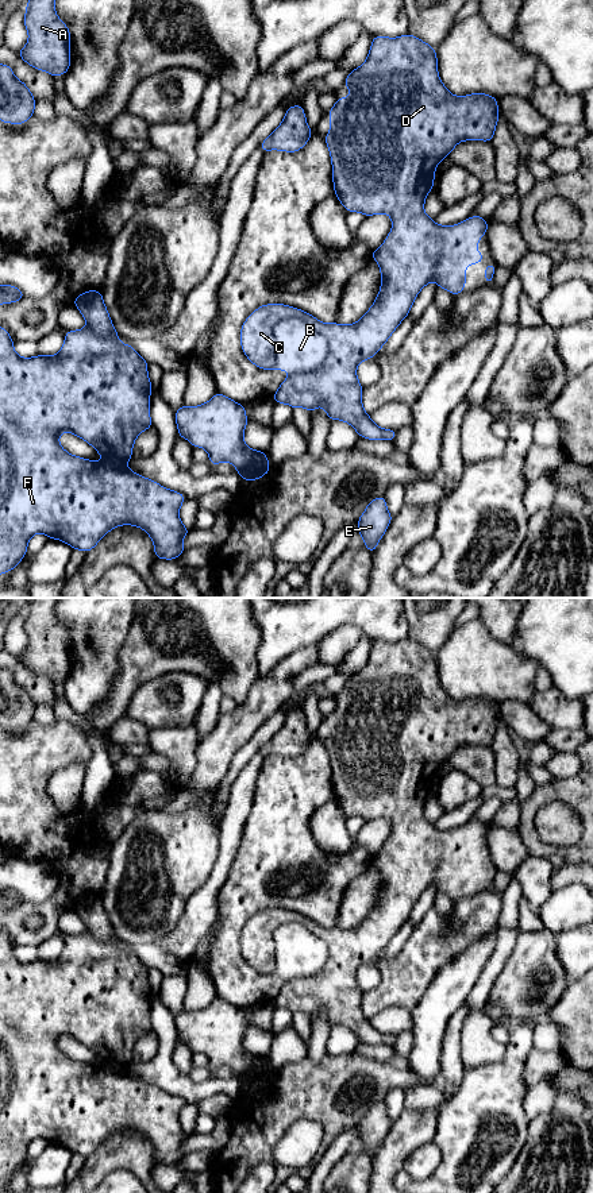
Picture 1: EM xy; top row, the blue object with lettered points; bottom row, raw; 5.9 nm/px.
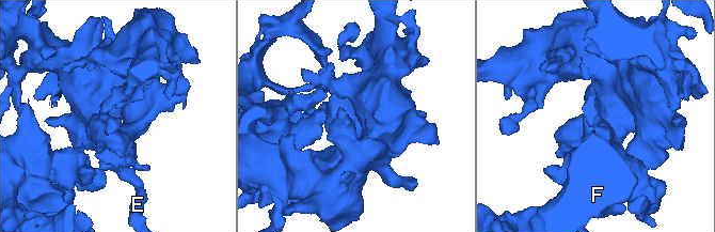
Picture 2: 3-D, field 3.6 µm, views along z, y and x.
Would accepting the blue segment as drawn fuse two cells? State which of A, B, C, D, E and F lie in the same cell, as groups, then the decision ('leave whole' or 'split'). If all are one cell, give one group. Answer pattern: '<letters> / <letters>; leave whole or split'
A C D E F / B; split

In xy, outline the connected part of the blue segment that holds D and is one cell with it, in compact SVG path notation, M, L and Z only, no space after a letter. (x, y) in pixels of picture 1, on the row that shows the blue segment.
M404 34L398 38L373 36L366 61L347 76L343 86L351 90L350 97L336 99L328 111L330 134L324 136L332 163L332 182L336 198L347 212L359 212L365 216L386 213L392 219L392 231L382 246L373 250L370 256L377 260L381 270L381 289L374 304L357 323L342 325L338 323L324 324L299 308L284 304L266 304L257 308L242 324L240 347L247 359L262 370L272 370L276 363L274 328L285 317L303 318L328 341L330 350L324 363L311 371L290 374L274 393L276 404L286 404L305 408L312 413L323 406L328 418L342 420L350 424L357 433L367 440L393 441L394 429L382 429L376 425L362 406L362 385L357 378L357 366L362 360L374 358L400 323L409 314L415 298L420 290L435 281L442 287L457 296L463 293L466 285L466 266L478 265L485 256L478 254L478 240L486 235L488 223L481 216L471 216L457 225L439 225L424 212L424 201L432 190L435 170L454 147L463 140L492 142L498 121L497 99L485 93L454 96L443 85L438 74L436 51L421 39Z

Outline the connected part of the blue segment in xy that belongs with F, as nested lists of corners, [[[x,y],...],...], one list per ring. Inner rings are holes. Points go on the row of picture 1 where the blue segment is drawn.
[[[100,290],[85,292],[73,304],[86,320],[86,327],[66,331],[65,343],[55,355],[19,356],[8,331],[0,327],[0,575],[23,560],[30,538],[36,533],[89,552],[109,530],[132,525],[150,536],[157,559],[174,560],[186,549],[182,540],[190,529],[182,525],[178,516],[185,495],[126,467],[132,457],[136,437],[153,426],[149,363],[130,344],[119,341]],[[62,432],[85,440],[100,453],[101,460],[70,455],[59,445]]]

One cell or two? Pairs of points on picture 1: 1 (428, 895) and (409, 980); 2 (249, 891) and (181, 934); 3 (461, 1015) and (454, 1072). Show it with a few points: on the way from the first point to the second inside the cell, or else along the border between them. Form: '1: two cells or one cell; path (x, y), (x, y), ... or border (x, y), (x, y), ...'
1: two cells; border (432, 906), (415, 926)
2: two cells; border (224, 880), (218, 898), (218, 912), (214, 923)
3: one cell; path (453, 1029), (453, 1058)

